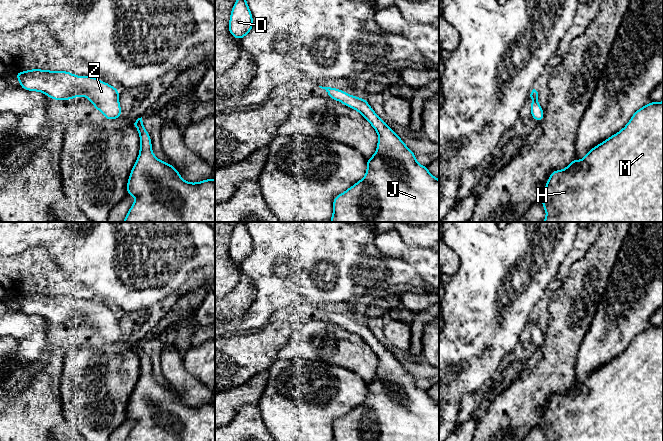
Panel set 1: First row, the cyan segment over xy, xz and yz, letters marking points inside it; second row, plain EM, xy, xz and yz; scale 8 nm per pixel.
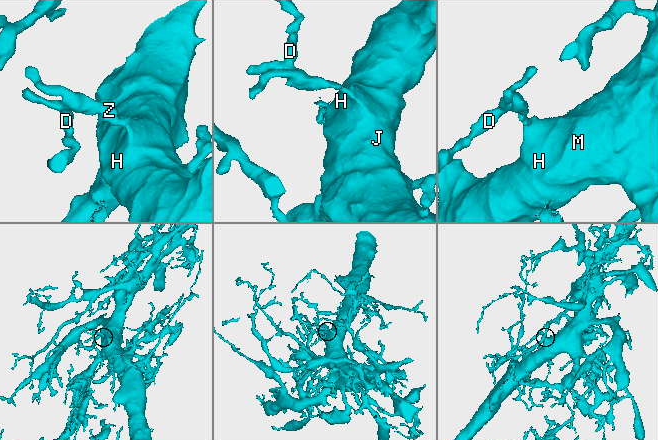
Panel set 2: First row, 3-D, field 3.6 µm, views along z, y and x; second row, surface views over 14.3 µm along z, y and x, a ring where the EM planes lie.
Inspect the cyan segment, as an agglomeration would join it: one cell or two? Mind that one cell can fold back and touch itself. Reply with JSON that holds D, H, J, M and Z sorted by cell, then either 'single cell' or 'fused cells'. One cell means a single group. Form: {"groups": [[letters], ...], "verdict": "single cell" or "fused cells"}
{"groups": [["D", "H", "J", "M", "Z"]], "verdict": "single cell"}

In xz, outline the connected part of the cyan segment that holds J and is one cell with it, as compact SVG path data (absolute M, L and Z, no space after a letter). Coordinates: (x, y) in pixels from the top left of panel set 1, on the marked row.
M322 87L330 99L337 100L351 109L357 110L376 130L379 140L376 153L367 159L366 175L345 192L333 199L331 222L439 222L439 180L431 175L427 166L419 165L414 154L370 107L366 99L349 95L344 91Z

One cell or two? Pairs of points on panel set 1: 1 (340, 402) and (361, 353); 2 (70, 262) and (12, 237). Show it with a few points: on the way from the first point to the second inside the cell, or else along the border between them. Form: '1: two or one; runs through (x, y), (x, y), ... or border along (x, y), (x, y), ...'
1: two; border along (331, 364), (355, 372), (366, 383)
2: one; runs through (58, 247), (48, 237), (27, 237)

